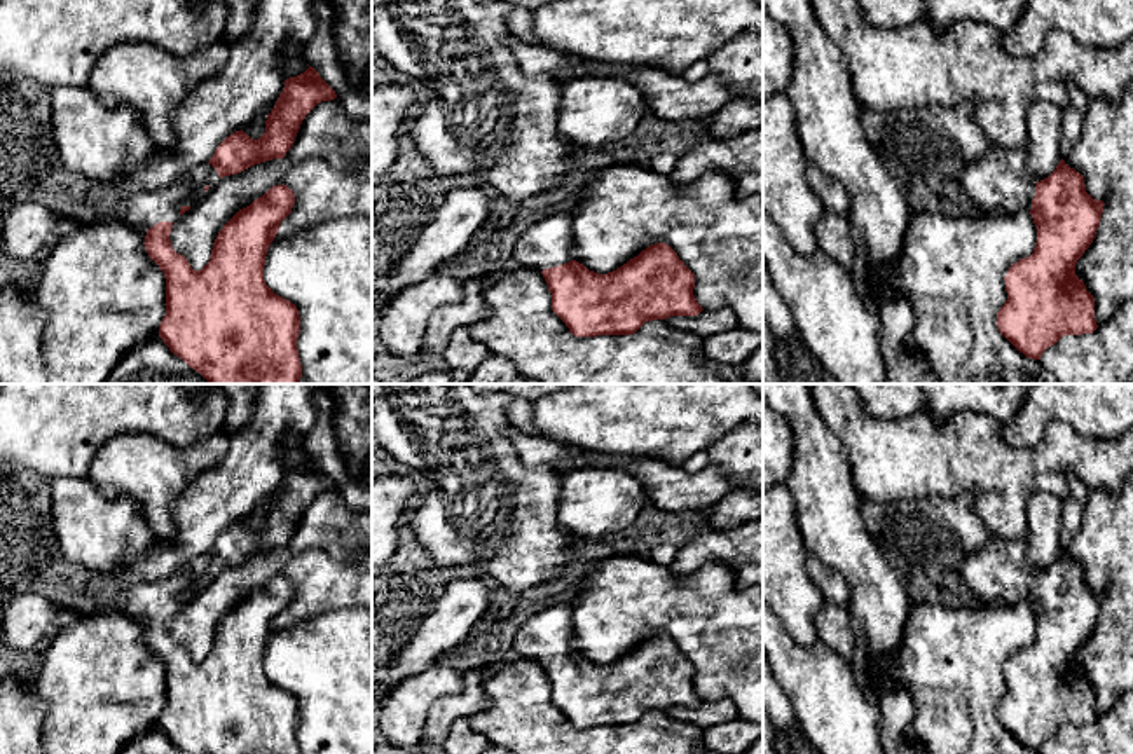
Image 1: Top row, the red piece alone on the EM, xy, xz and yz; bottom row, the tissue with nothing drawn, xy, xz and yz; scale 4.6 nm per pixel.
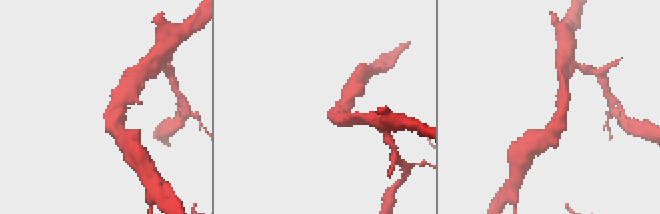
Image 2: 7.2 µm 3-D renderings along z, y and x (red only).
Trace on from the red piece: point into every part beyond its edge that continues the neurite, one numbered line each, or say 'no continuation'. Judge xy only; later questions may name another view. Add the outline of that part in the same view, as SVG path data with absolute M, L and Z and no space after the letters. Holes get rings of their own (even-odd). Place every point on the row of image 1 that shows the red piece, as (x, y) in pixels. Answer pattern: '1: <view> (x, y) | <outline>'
1: xy (145, 208) | M203 164L178 175L169 185L134 192L119 208L119 213L127 222L145 230L159 222L175 222L183 206L192 206L204 195L204 176L209 180L209 187L220 180L211 164Z

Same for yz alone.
1: yz (999, 182) | M995 143L962 168L958 182L983 213L1030 213L1037 183L1025 148Z

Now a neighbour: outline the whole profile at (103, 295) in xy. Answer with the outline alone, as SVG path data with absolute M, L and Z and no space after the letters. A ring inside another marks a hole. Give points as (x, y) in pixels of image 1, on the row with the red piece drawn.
M96 213L44 251L44 269L33 288L37 304L45 311L42 354L51 384L106 384L115 365L134 347L159 333L166 316L166 278L145 250L147 230L120 213Z

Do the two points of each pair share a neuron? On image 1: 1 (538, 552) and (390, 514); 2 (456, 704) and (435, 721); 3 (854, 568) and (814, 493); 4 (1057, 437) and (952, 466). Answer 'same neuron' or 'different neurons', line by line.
1: different neurons
2: same neuron
3: same neuron
4: same neuron

